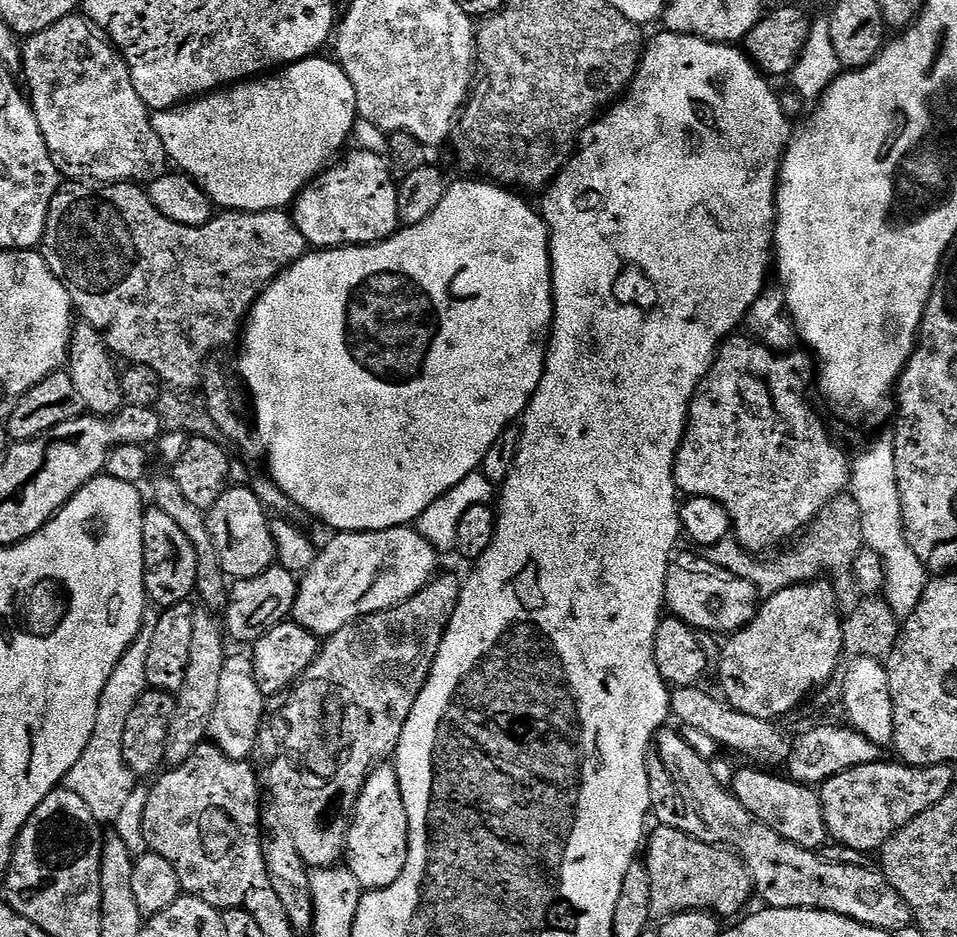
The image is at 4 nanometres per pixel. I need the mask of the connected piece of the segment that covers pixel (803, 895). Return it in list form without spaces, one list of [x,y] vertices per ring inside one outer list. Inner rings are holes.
[[[671,726],[656,731],[654,751],[648,758],[651,811],[659,823],[684,831],[698,842],[727,846],[742,861],[747,879],[752,879],[756,892],[772,910],[819,910],[846,916],[848,894],[854,894],[854,884],[860,890],[874,888],[876,870],[868,866],[836,864],[831,868],[815,851],[799,848],[784,840],[774,830],[753,820],[751,814],[736,801],[727,787],[712,776],[711,763],[699,756]]]

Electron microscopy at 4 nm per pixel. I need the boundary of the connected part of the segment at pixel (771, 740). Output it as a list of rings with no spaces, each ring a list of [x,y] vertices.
[[[700,686],[676,688],[670,696],[670,712],[673,717],[677,716],[681,720],[681,725],[700,730],[703,734],[709,735],[716,746],[721,749],[729,748],[730,751],[745,756],[748,759],[745,761],[753,765],[776,770],[786,764],[791,753],[790,736],[776,725],[779,723],[760,714],[739,712],[723,699],[715,700],[710,693],[703,692]]]

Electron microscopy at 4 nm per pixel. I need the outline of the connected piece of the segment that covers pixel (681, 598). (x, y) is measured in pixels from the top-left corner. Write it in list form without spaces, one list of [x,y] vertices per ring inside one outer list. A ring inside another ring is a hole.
[[[669,563],[666,574],[664,602],[673,617],[684,621],[693,630],[731,634],[747,626],[758,611],[756,588],[748,581],[735,577],[725,568],[705,570],[683,568]],[[701,628],[701,629],[700,629]]]

